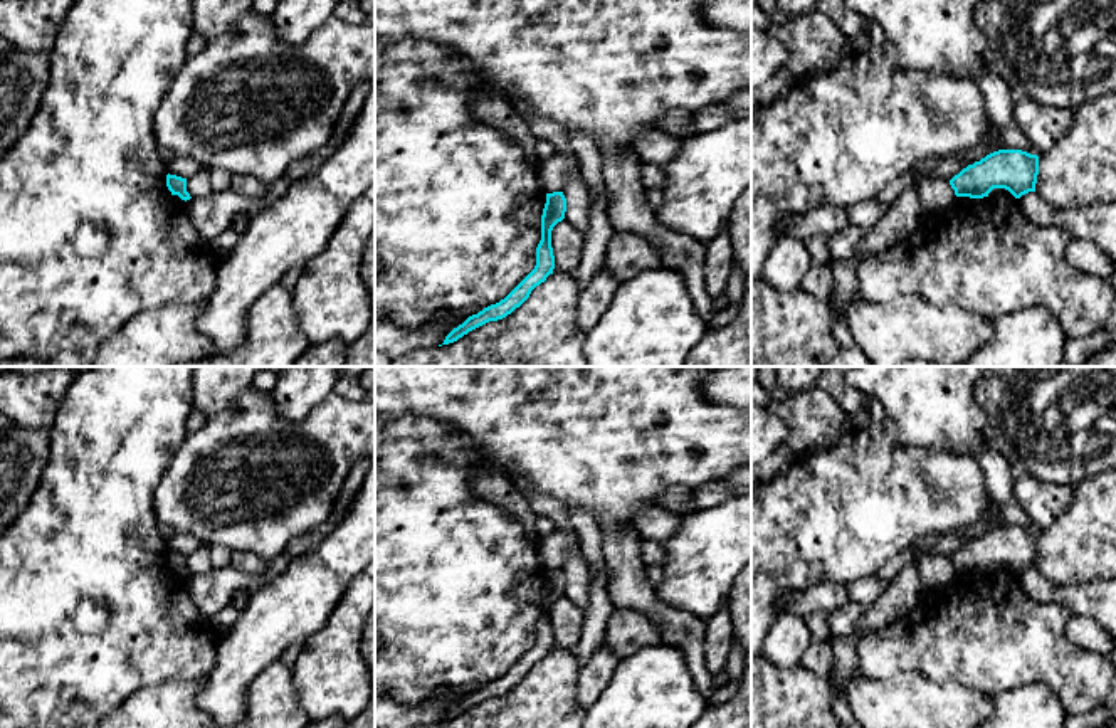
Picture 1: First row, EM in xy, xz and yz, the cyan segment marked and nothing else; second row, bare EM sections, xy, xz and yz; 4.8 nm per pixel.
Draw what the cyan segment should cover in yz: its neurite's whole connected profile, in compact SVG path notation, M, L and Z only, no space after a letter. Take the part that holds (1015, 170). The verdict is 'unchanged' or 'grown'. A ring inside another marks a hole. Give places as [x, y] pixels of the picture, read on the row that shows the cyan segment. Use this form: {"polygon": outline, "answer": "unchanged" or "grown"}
{"polygon": "M998 150L987 155L980 161L975 161L973 165L963 168L958 175L955 175L950 180L950 185L955 190L956 197L983 198L988 197L988 193L993 188L1005 188L1015 198L1020 198L1029 192L1035 192L1037 175L1039 175L1037 155L1030 155L1022 150Z", "answer": "unchanged"}

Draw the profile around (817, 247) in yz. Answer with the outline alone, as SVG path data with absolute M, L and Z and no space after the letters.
M813 235L805 240L805 247L810 254L812 264L825 264L830 261L830 252L827 247L827 235Z

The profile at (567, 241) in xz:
M563 219L551 230L551 247L555 266L561 271L571 272L582 261L585 235Z

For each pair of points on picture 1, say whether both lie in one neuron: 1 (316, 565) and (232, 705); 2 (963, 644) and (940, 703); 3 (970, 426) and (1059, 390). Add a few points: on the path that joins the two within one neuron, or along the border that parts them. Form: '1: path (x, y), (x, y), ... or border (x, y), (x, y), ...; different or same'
1: path (294, 601), (241, 654), (236, 669); same
2: border (911, 669), (930, 678), (955, 678), (985, 695); different
3: border (975, 384), (975, 402), (985, 417), (987, 443); different

